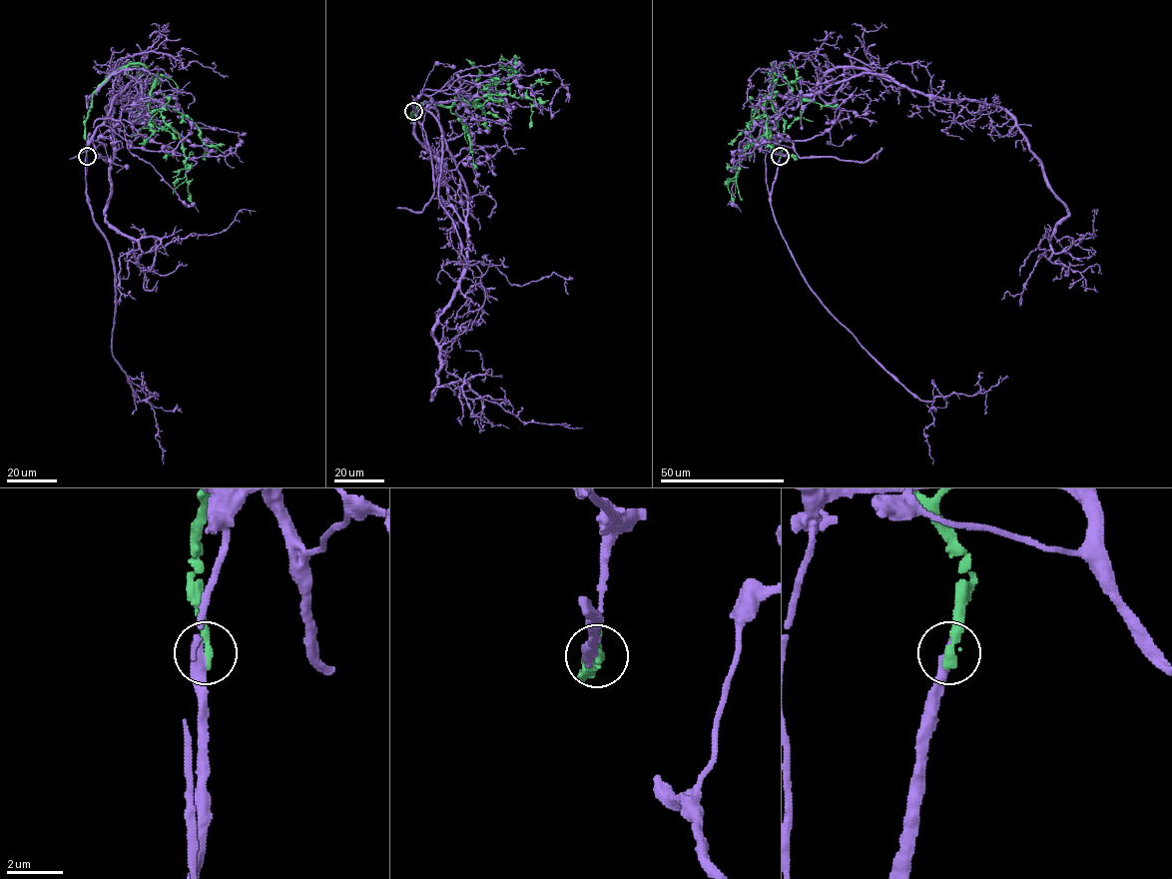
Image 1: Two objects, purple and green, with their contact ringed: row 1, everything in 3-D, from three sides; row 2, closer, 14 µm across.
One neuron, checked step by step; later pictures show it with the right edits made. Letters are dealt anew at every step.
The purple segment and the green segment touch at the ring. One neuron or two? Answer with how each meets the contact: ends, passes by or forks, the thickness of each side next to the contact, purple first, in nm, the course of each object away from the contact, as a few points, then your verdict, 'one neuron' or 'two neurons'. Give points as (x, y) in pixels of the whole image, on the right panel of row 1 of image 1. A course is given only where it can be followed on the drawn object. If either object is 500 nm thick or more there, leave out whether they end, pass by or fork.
purple ends | green ends | 480/360 nm | purple via (781, 157), (769, 194), (768, 121), (882, 73), (1002, 107), (1066, 207), (1055, 253), (1091, 235), (1096, 211) | green via (781, 157), (784, 122), (772, 63), (775, 87), (749, 123), (745, 155), (728, 184), (734, 203) | two neurons

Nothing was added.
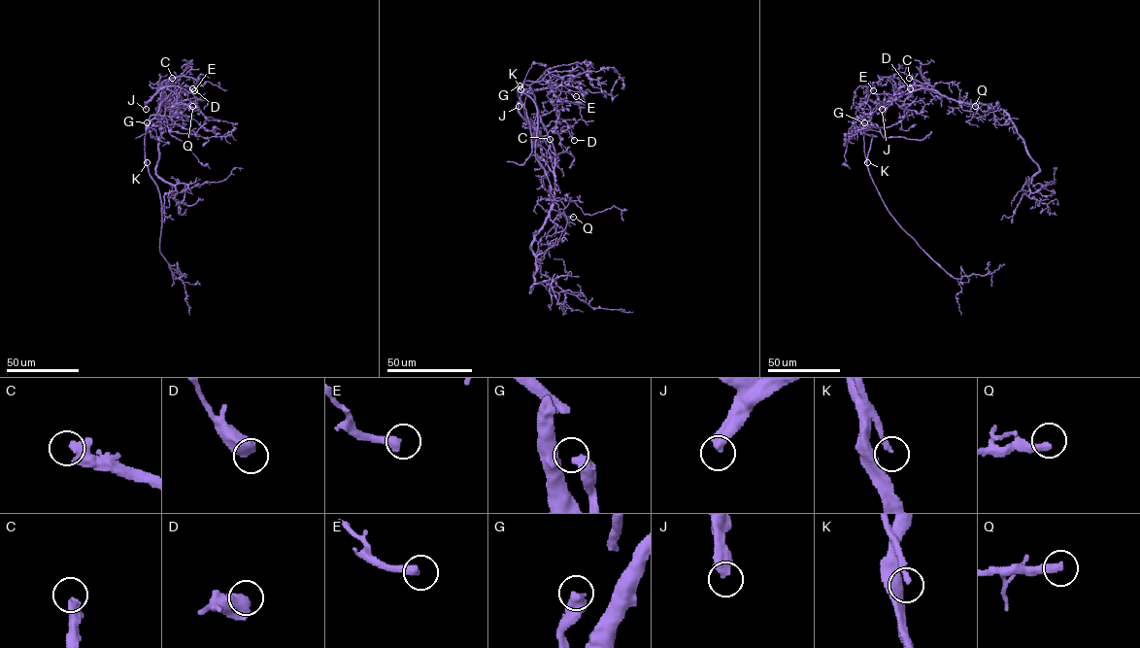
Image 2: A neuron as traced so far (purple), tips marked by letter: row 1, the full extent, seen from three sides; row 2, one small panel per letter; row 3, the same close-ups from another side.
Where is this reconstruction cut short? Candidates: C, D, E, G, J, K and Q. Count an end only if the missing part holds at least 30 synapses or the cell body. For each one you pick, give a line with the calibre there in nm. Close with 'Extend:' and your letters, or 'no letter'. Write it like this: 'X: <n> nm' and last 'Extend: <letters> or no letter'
C: 480 nm
J: 480 nm
K: 170 nm
Extend: C, J, K

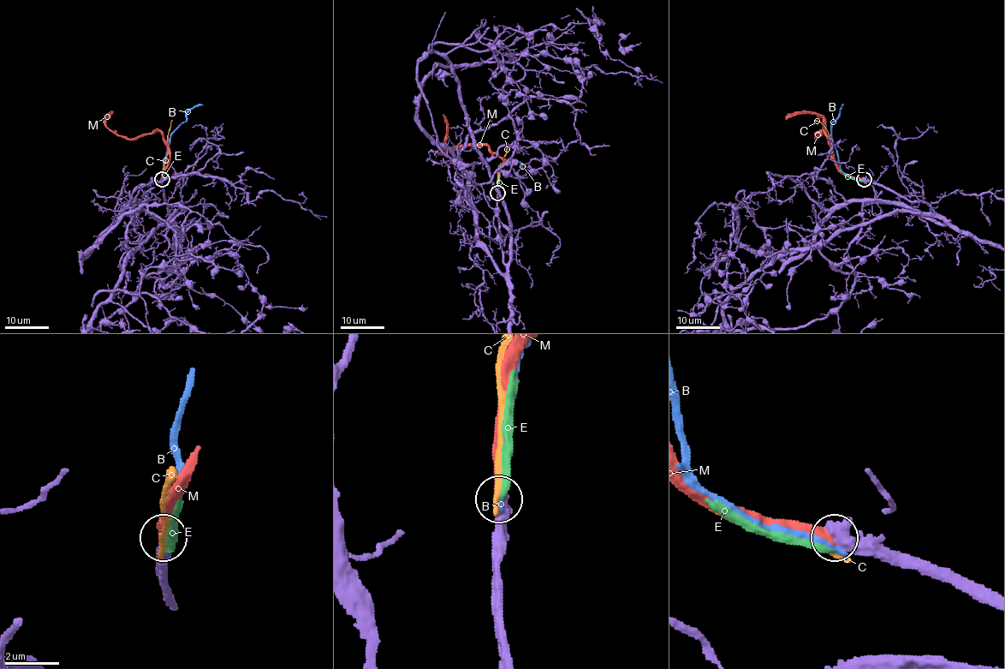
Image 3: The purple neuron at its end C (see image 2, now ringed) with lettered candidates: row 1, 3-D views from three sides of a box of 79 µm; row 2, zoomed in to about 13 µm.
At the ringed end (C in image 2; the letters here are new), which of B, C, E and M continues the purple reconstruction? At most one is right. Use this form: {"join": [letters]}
{"join": ["M"]}

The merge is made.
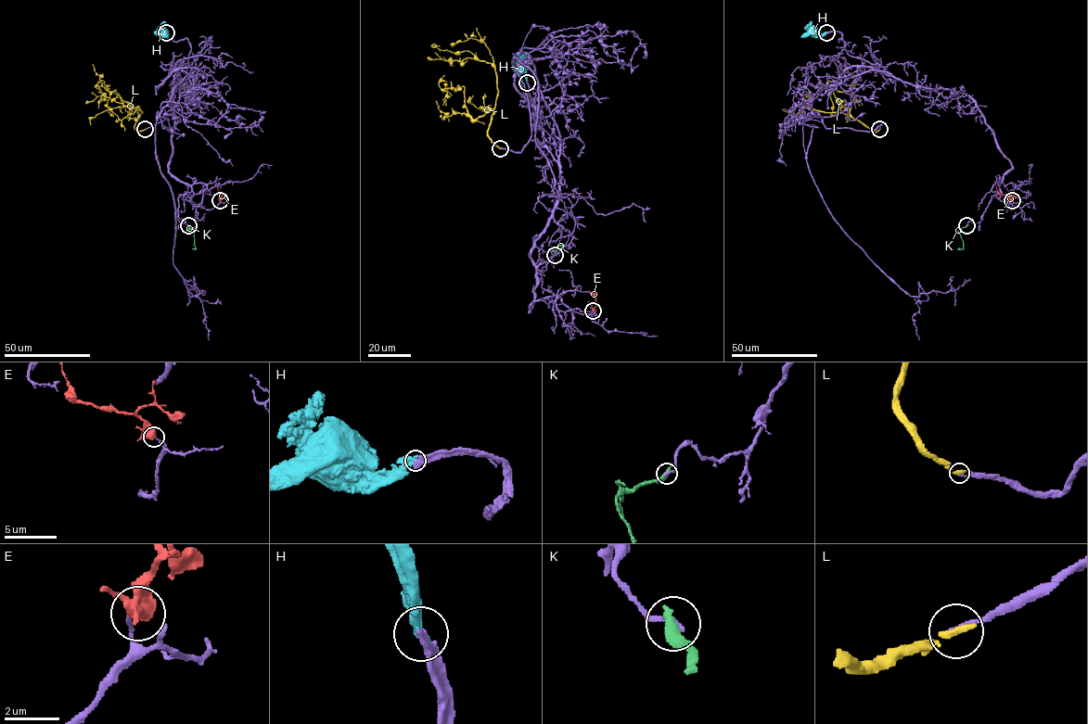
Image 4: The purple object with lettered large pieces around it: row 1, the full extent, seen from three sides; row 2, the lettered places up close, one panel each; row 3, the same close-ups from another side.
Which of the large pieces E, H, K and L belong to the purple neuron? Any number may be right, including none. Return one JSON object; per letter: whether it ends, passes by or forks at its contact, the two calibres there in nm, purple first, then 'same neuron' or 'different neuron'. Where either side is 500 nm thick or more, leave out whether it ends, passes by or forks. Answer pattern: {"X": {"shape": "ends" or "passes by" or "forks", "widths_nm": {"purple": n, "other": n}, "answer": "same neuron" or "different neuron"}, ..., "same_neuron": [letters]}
{"E": {"shape": "forks", "widths_nm": {"purple": 130, "other": 440}, "answer": "different neuron"}, "H": {"shape": "ends", "widths_nm": {"purple": 400, "other": 440}, "answer": "different neuron"}, "K": {"shape": "ends", "widths_nm": {"purple": 200, "other": 460}, "answer": "different neuron"}, "L": {"shape": "ends", "widths_nm": {"purple": 160, "other": 280}, "answer": "same neuron"}, "same_neuron": ["L"]}

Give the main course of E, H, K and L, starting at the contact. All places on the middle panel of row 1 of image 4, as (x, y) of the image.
E: (593, 311), (595, 296), (590, 291)
H: (527, 82), (525, 63), (518, 51)
K: (555, 255), (556, 247), (560, 245), (562, 251), (563, 244)
L: (500, 148), (487, 133), (498, 89), (493, 67), (467, 51), (441, 50), (433, 44)

